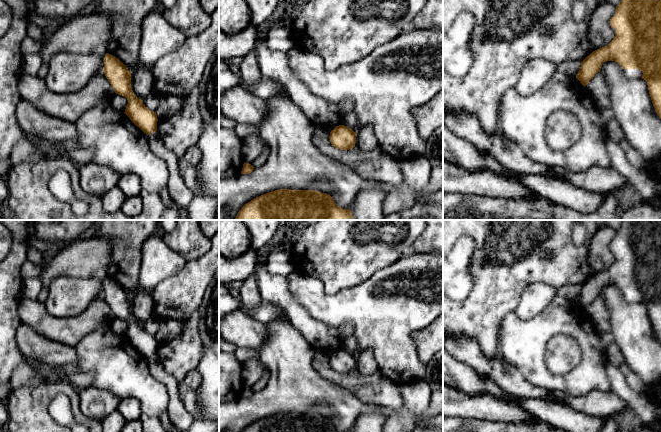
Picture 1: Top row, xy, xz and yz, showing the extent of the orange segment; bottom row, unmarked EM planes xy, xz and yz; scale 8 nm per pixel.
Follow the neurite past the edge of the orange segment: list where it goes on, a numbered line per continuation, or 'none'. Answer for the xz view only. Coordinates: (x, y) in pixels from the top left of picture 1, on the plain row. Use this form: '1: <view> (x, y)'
none

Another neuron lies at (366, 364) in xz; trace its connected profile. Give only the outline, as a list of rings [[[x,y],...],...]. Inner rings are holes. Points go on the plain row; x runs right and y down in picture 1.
[[[365,349],[359,353],[355,371],[362,375],[371,375],[378,371],[374,353],[371,349]]]

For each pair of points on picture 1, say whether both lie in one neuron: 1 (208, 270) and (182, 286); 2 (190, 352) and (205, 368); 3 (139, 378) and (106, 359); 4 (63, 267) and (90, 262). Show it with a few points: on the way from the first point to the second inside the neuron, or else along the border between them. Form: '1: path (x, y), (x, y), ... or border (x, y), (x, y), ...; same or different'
1: path (202, 270), (188, 284); same
2: border (203, 349), (201, 360), (195, 369); different
3: path (131, 378), (114, 362); same
4: path (70, 262), (83, 262); same

